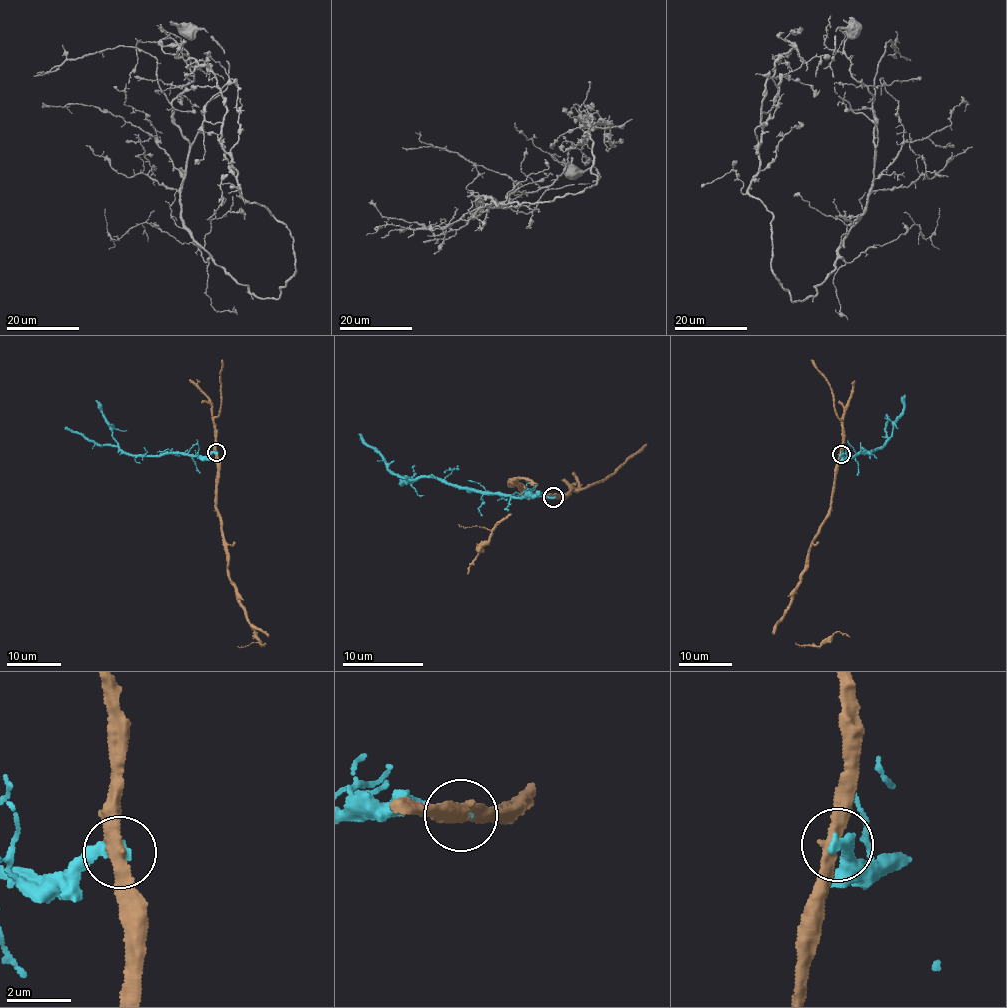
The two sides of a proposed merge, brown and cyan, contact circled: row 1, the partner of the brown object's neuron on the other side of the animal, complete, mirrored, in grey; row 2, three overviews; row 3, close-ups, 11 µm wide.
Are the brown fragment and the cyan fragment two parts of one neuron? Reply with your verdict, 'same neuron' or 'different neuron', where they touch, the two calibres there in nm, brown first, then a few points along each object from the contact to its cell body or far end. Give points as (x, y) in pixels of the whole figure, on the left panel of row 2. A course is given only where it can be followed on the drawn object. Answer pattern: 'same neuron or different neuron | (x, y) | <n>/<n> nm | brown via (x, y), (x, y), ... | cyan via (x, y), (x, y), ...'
different neuron | (216, 452) | 380/340 nm | brown via (216, 453), (217, 514), (229, 579), (250, 621), (265, 634), (263, 645), (254, 631) | cyan via (216, 453), (203, 457), (163, 452), (137, 456), (120, 453), (116, 447), (100, 445), (64, 427)

